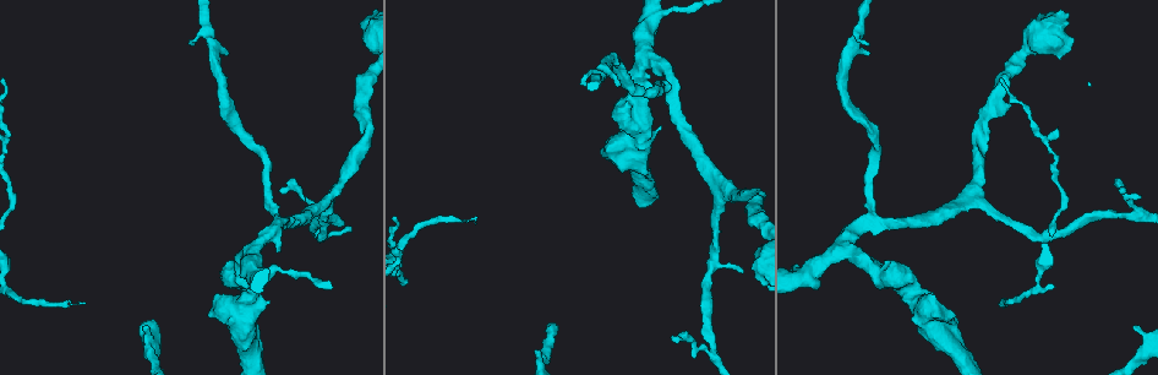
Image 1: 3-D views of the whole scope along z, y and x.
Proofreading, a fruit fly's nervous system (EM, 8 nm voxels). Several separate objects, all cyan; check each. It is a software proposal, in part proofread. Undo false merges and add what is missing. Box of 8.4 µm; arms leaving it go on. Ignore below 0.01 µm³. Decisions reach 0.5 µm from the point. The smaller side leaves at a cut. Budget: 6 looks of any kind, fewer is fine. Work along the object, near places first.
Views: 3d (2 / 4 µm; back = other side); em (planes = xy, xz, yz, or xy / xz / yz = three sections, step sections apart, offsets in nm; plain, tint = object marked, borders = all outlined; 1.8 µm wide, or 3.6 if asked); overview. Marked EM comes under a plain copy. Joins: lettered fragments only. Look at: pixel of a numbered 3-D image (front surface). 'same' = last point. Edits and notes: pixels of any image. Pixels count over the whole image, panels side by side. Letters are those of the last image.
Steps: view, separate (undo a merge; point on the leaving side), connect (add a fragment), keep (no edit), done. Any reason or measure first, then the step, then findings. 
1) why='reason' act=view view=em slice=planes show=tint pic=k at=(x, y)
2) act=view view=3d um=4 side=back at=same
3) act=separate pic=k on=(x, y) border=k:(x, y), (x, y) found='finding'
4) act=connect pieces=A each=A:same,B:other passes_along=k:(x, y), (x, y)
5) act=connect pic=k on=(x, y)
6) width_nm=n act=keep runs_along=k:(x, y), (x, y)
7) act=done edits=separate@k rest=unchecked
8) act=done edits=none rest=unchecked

why='thin end' act=view view=em slice=xz step=16 show=tint pic=1 at=(146, 325)

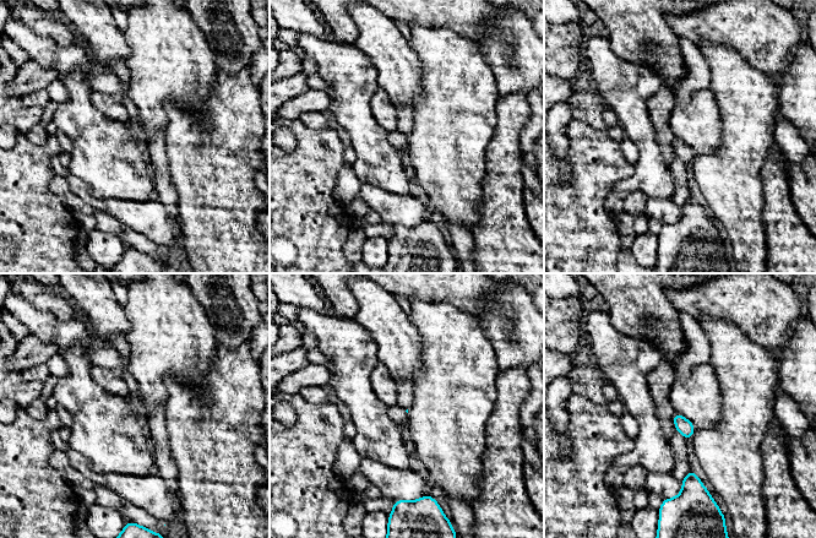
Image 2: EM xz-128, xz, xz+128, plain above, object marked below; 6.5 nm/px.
act=view view=em slice=planes show=borders at=same

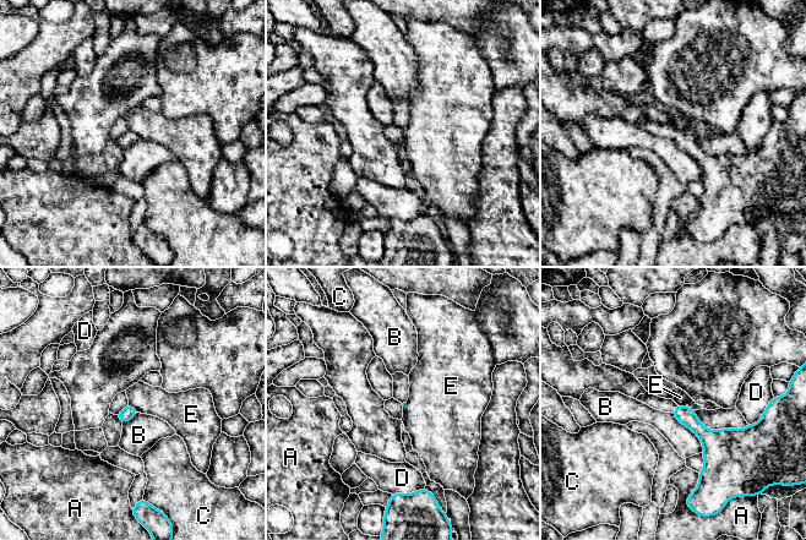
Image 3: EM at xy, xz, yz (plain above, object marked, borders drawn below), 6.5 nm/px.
act=keep each=A:other,B:other,C:other,D:other,E:other border=3:(129, 403), (139, 412) found='no lettered fragment goes on from it'

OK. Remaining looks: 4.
why='branch point' act=view view=em slice=xy step=4 show=borders pic=1 at=(971, 189)

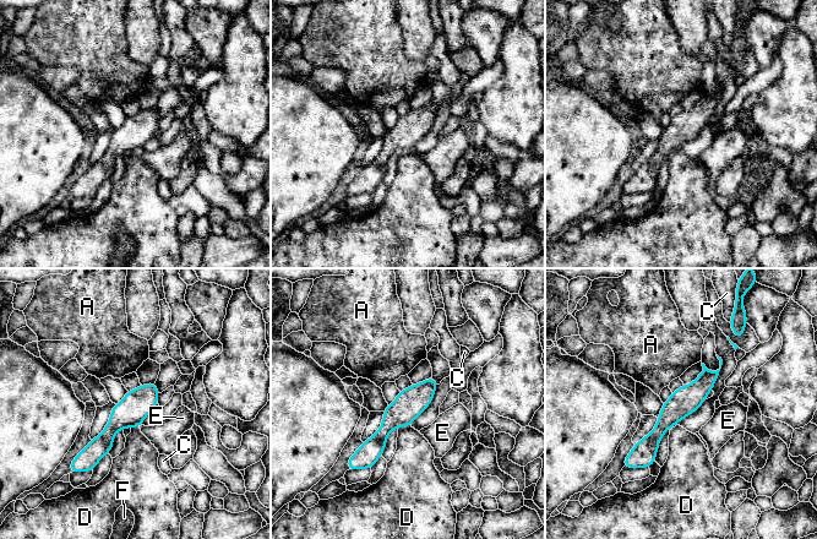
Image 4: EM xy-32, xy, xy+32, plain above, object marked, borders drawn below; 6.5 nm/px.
width_nm=190 act=keep each=A:other,C:other,D:other,E:other,F:other found='all the same neuron'

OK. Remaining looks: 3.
why='a fork' act=view view=em slice=yz step=16 show=tint pic=1 at=(876, 221)

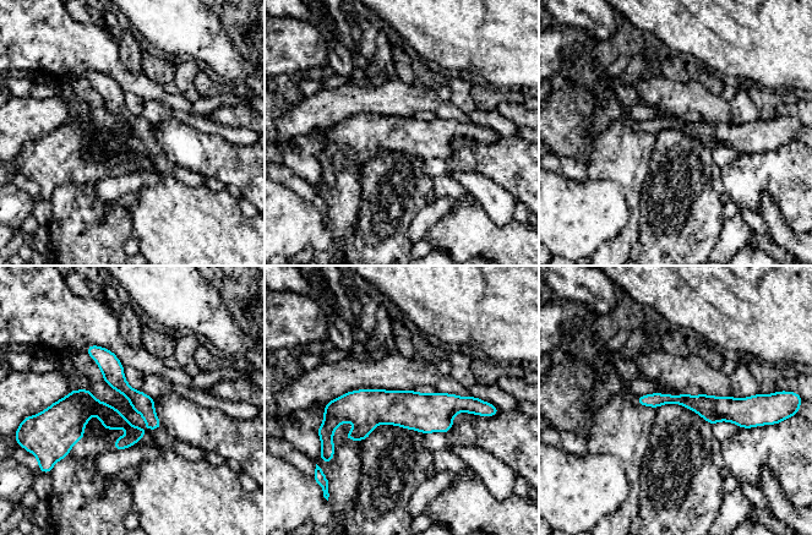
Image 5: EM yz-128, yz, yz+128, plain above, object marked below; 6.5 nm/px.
why='another direction' act=view view=em slice=planes show=tint at=same

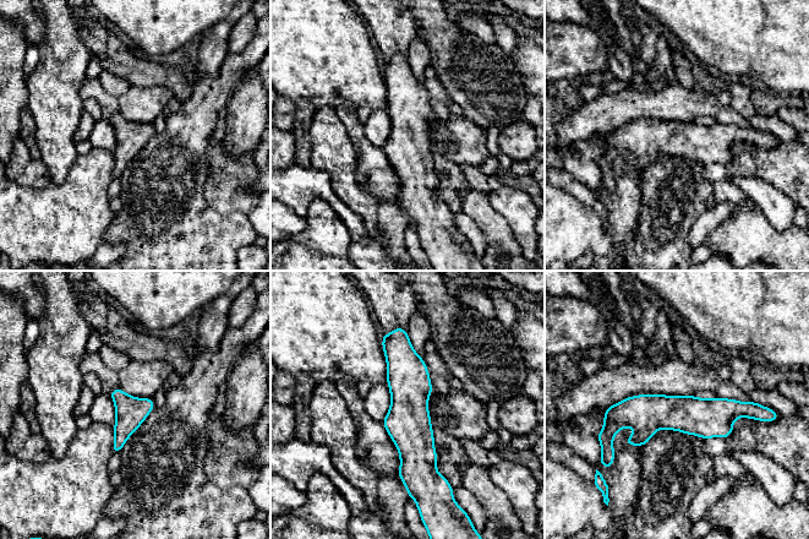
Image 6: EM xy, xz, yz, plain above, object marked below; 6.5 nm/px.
act=view view=em slice=planes show=borders at=same

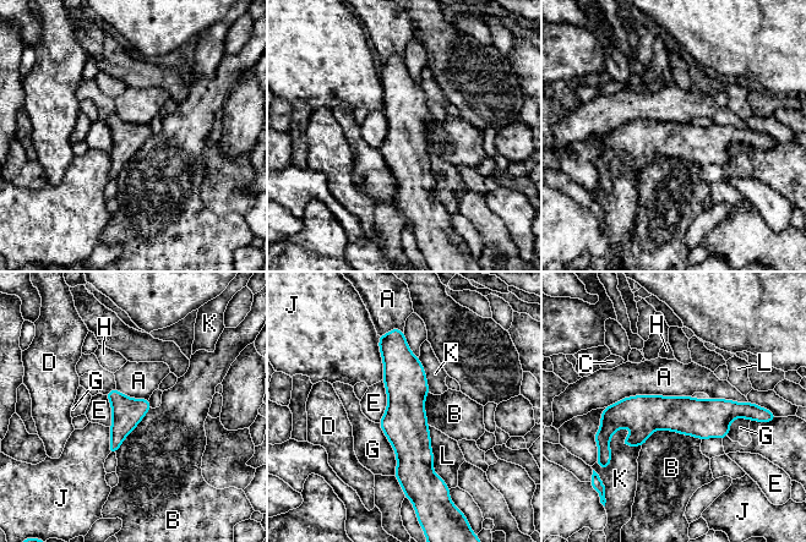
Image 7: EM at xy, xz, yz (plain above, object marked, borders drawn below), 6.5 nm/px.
act=keep each=A:other,B:other,C:other,D:other,E:other,G:other,H:other,J:other,K:other,L:other border=7:(691, 395), (636, 394), (605, 408) found='one neuron here'

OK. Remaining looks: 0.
act=done edits=none rest=unchecked

